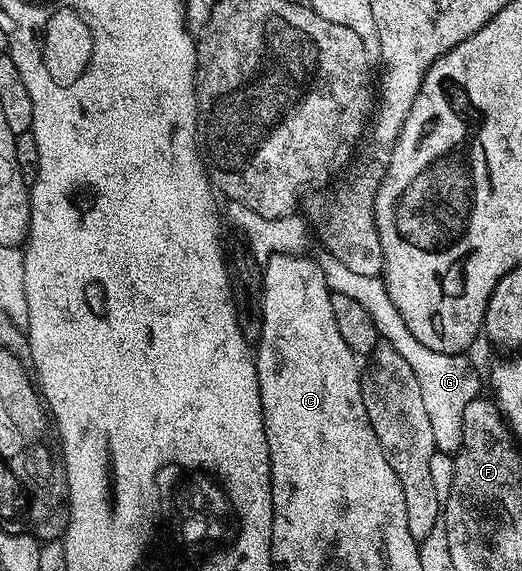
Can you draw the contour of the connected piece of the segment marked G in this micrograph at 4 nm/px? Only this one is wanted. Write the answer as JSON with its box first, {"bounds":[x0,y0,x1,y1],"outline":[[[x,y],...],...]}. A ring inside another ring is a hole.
{"bounds":[320,253,479,455],"outline":[[[328,253],[320,259],[320,263],[330,291],[351,296],[351,300],[359,300],[359,305],[370,314],[371,320],[375,320],[378,335],[389,342],[391,348],[395,348],[395,352],[399,352],[399,356],[407,360],[411,372],[415,372],[415,380],[419,380],[419,392],[423,392],[423,405],[427,408],[427,417],[431,420],[431,436],[435,436],[436,453],[456,455],[463,440],[463,412],[467,404],[471,404],[471,400],[479,397],[476,368],[468,362],[465,354],[444,354],[431,352],[431,348],[423,348],[423,344],[419,344],[419,340],[411,336],[411,328],[403,324],[403,316],[399,316],[380,277],[359,276]]]}

